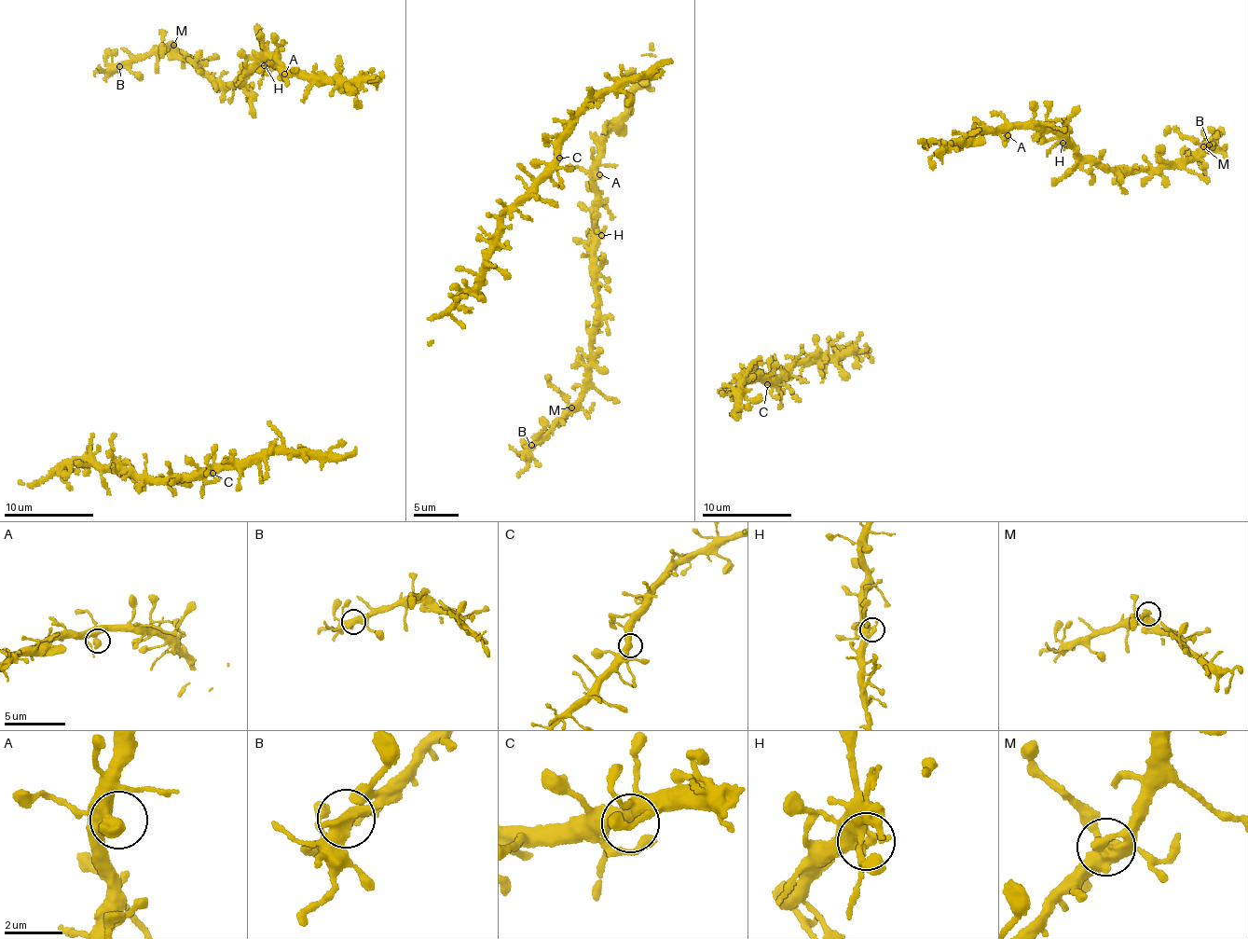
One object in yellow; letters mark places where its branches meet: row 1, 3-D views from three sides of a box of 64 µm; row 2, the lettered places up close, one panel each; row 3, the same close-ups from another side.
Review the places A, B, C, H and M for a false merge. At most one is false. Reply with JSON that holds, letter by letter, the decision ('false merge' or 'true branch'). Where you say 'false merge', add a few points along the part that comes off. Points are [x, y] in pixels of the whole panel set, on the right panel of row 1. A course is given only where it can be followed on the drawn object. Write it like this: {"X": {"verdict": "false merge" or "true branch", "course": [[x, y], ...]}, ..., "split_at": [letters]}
{"A": {"verdict": "true branch"}, "B": {"verdict": "true branch"}, "C": {"verdict": "true branch"}, "H": {"verdict": "true branch"}, "M": {"verdict": "true branch"}, "split_at": []}

